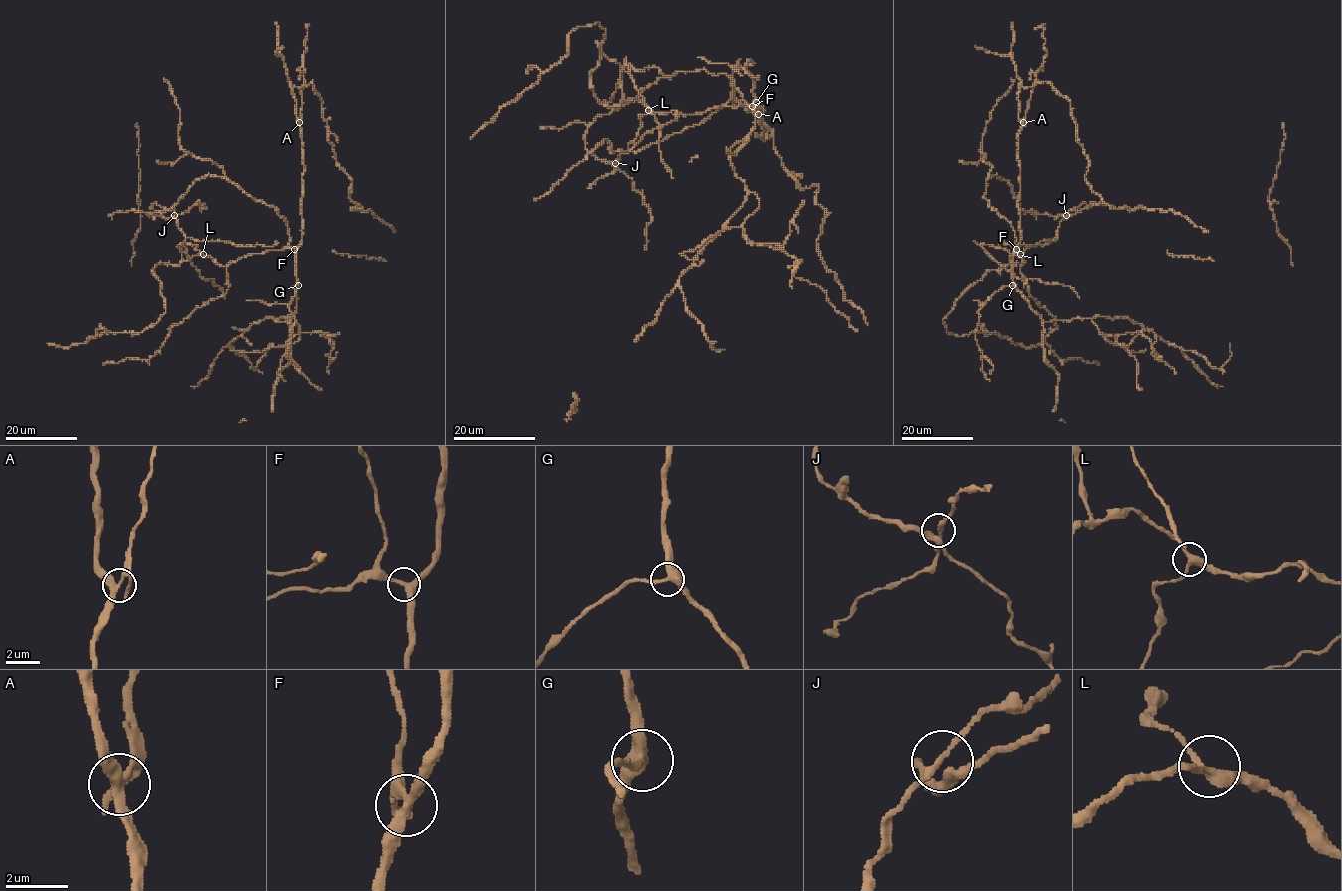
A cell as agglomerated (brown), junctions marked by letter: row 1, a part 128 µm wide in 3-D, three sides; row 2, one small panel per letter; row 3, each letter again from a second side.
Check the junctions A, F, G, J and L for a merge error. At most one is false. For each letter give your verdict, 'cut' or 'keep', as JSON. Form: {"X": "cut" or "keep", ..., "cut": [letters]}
{"A": "cut", "F": "keep", "G": "keep", "J": "keep", "L": "keep", "cut": ["A"]}

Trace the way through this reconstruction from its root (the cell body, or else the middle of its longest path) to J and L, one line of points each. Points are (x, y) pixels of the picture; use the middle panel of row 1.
J: (761, 109), (739, 105), (687, 115), (649, 111), (640, 117), (639, 133), (629, 151), (621, 153), (615, 163)
L: (761, 109), (739, 105), (687, 115), (674, 111), (658, 114), (648, 110)

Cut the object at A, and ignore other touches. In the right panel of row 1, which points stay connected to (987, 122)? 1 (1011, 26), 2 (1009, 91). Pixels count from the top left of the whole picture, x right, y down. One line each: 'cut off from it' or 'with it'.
1: with it
2: with it

